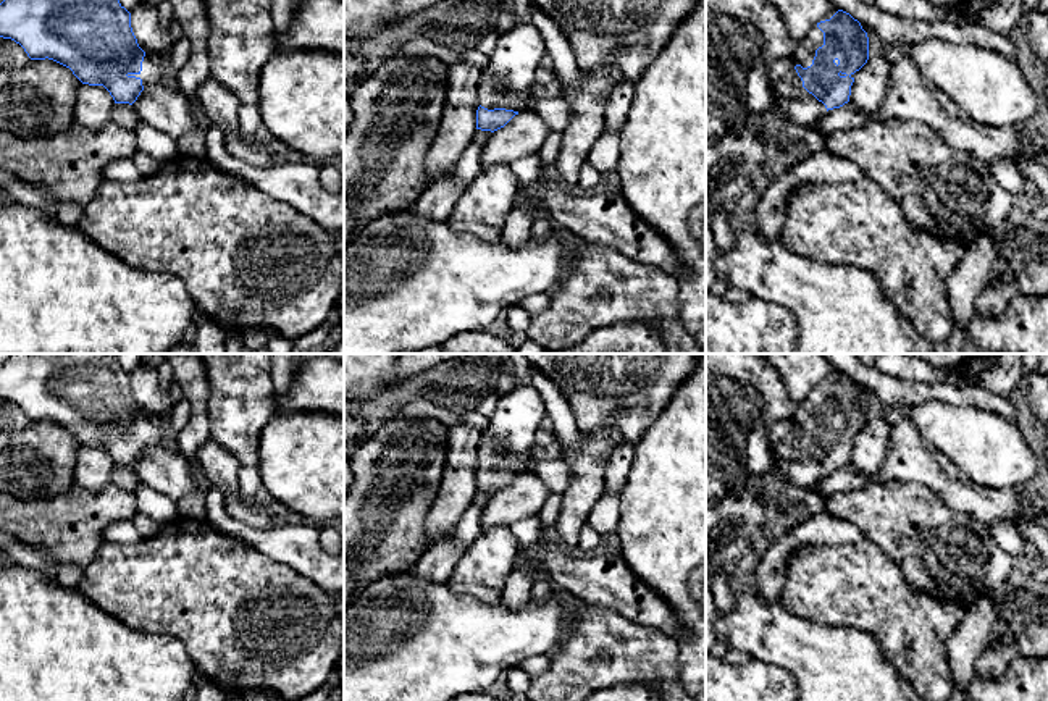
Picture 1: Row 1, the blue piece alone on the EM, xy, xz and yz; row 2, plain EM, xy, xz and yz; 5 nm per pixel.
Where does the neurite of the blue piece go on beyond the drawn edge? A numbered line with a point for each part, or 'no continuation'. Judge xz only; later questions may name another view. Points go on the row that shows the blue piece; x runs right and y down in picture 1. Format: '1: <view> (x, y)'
1: xz (506, 81)

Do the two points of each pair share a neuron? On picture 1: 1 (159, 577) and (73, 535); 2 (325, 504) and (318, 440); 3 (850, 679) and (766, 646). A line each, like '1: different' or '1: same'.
1: different
2: same
3: same

